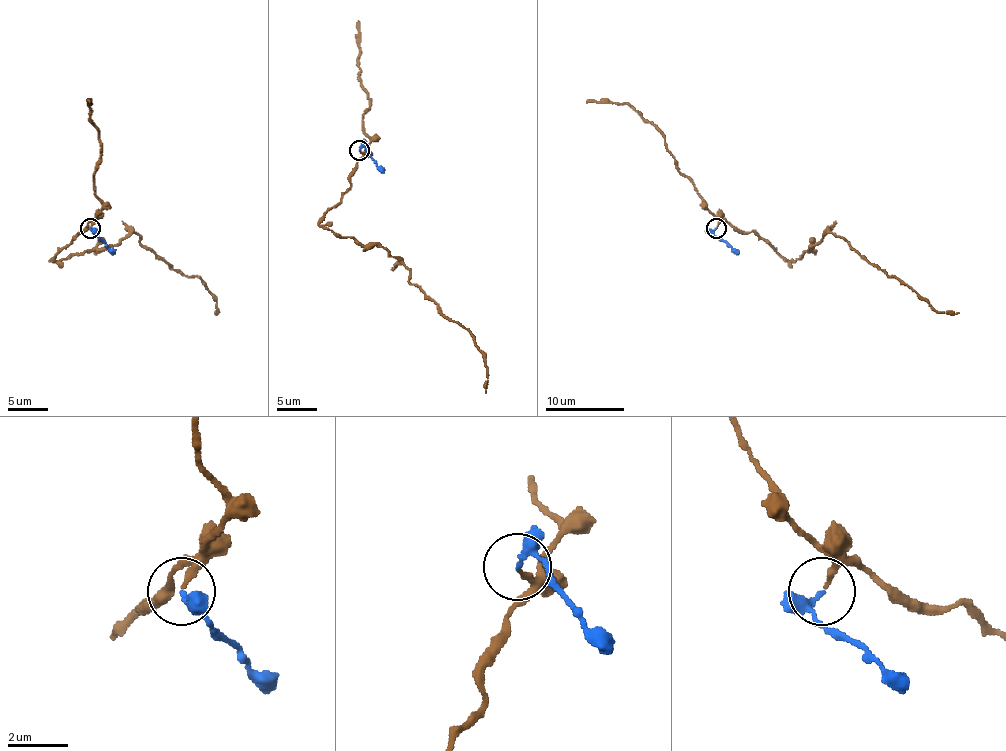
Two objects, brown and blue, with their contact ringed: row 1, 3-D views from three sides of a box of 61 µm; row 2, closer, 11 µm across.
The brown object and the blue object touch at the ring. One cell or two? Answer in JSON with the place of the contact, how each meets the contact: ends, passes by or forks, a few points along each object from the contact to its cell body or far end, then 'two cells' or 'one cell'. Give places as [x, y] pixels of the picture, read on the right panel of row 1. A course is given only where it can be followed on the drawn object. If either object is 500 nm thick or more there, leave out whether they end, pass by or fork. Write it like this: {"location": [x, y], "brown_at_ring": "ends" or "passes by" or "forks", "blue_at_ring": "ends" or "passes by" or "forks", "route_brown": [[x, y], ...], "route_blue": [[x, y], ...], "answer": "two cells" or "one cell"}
{"location": [716, 228], "brown_at_ring": "ends", "blue_at_ring": "passes by", "route_brown": [[717, 227], [721, 221], [755, 231], [788, 261], [834, 233], [938, 312], [958, 312]], "route_blue": [[715, 227], [713, 233], [739, 253]], "answer": "one cell"}

